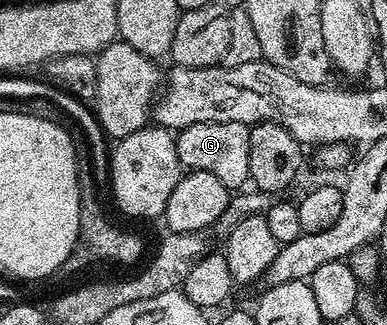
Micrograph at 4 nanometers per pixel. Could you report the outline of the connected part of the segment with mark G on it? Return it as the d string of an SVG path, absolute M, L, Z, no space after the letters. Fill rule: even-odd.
M194 122L194 126L179 129L175 137L181 169L214 174L214 178L218 178L218 182L222 182L222 186L226 186L229 190L243 189L249 183L251 133L251 127L242 122Z

